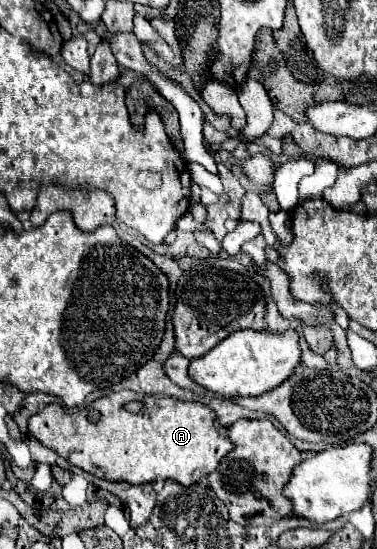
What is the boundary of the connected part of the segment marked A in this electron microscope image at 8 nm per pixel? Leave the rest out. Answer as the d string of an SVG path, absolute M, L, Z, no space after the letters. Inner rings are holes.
M122 390L112 396L102 396L78 412L64 410L58 402L48 404L28 420L28 430L44 446L50 446L70 464L92 476L126 480L130 484L170 478L182 486L194 486L200 478L210 476L218 462L234 450L230 438L218 434L214 416L214 410L200 402L182 402L170 396L154 398ZM136 398L146 404L146 410L140 414L124 408L126 402Z

